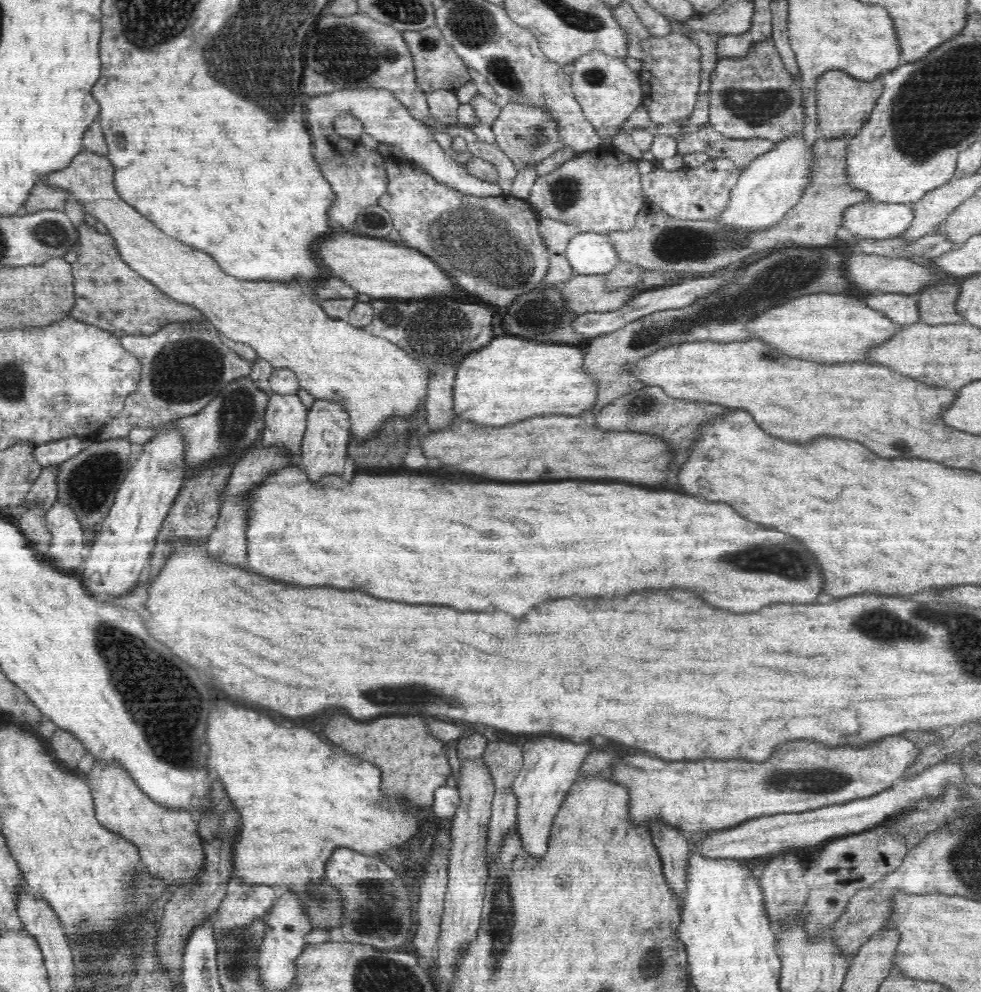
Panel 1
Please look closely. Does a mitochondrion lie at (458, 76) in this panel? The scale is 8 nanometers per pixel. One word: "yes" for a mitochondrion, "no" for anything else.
no

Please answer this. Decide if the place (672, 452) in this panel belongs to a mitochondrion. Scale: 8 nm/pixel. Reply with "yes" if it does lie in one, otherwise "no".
no

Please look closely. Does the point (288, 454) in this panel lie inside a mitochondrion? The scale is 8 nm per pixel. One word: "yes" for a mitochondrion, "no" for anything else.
no

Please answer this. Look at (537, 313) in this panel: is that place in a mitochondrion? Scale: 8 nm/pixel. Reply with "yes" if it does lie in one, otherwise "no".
yes

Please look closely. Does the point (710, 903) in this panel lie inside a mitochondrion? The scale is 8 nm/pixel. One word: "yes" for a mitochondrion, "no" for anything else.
no

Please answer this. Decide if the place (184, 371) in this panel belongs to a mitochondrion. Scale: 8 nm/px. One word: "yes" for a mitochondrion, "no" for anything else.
yes

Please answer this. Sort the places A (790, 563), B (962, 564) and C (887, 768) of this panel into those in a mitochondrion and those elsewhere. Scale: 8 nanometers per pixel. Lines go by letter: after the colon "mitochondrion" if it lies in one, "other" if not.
A: mitochondrion
B: other
C: other

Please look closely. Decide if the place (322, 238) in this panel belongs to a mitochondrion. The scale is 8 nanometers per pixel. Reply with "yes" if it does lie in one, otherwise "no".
no

